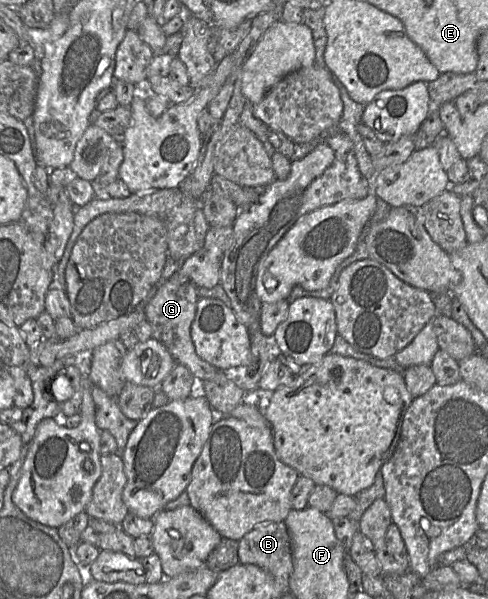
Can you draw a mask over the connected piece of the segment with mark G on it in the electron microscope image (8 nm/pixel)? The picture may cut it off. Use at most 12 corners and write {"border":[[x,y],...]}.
{"border":[[175,272],[144,311],[152,338],[202,383],[222,370],[197,355],[197,287]]}

